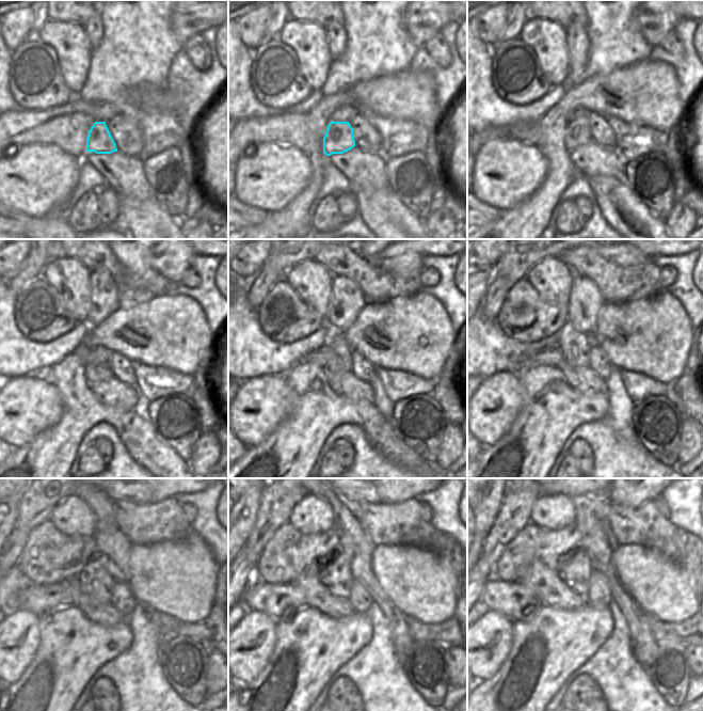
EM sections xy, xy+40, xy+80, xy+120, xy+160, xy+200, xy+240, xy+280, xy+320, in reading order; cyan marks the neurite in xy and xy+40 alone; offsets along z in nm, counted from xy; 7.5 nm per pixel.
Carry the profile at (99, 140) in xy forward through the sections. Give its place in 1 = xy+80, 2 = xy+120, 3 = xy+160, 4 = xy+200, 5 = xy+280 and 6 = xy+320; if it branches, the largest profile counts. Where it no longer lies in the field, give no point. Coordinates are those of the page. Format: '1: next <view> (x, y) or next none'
1: next xy+80 (577, 132)
2: next xy+120 (98, 364)
3: next xy+160 (337, 352)
4: next xy+200 (575, 346)
5: next xy+280 (335, 574)
6: next xy+320 (575, 569)

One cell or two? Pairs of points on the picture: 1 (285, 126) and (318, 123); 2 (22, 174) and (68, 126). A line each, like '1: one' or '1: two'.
1: two
2: two

